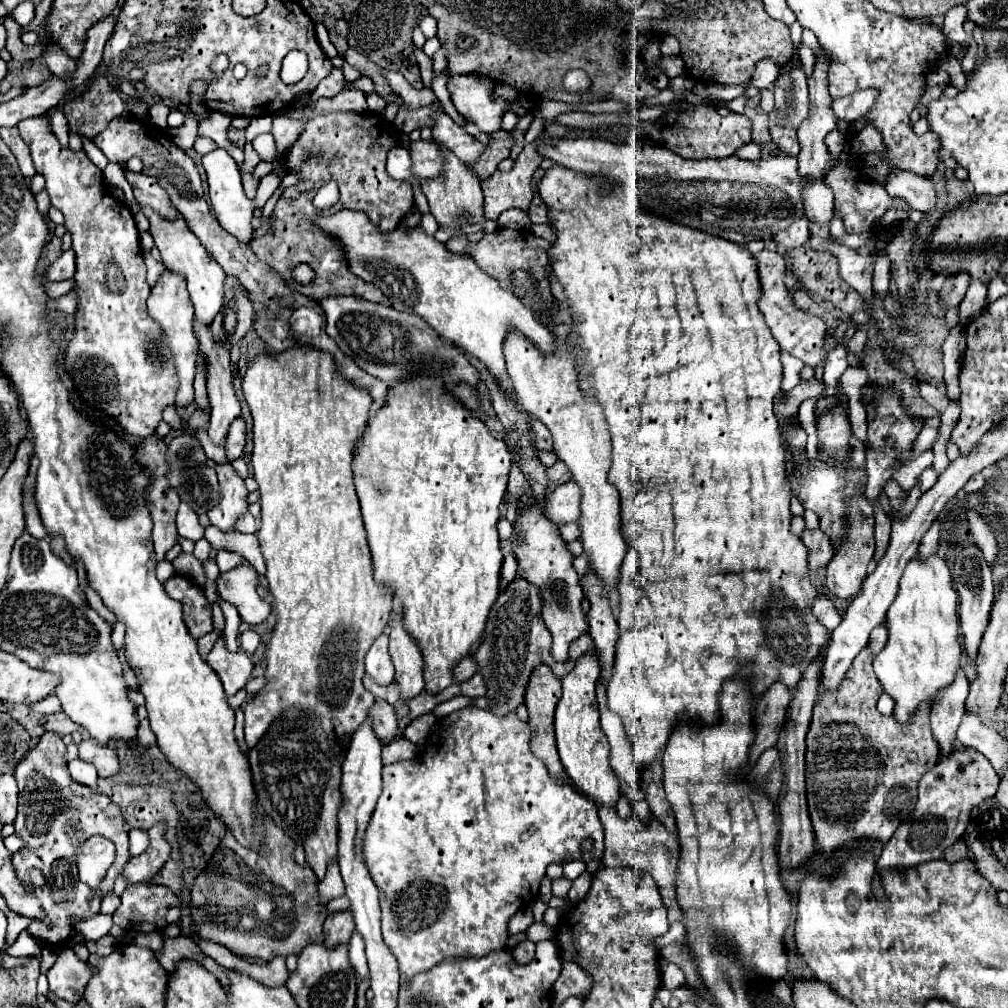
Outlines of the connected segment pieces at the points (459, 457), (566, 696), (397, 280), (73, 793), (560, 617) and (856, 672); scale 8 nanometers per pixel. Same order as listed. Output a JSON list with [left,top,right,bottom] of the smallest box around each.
[[354,377,512,693],[554,653,620,807],[316,209,554,395],[12,733,130,945],[510,505,588,663],[806,647,940,855]]

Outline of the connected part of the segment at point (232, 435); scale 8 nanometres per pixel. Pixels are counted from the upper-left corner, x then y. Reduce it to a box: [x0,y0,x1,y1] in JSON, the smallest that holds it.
[226,417,246,461]

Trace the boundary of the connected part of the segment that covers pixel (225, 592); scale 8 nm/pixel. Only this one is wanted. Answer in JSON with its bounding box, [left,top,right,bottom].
[218,563,270,625]

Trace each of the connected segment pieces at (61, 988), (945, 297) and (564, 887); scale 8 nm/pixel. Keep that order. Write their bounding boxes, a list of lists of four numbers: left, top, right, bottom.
[[46,949,92,1001],[940,273,970,311],[552,877,572,899]]

